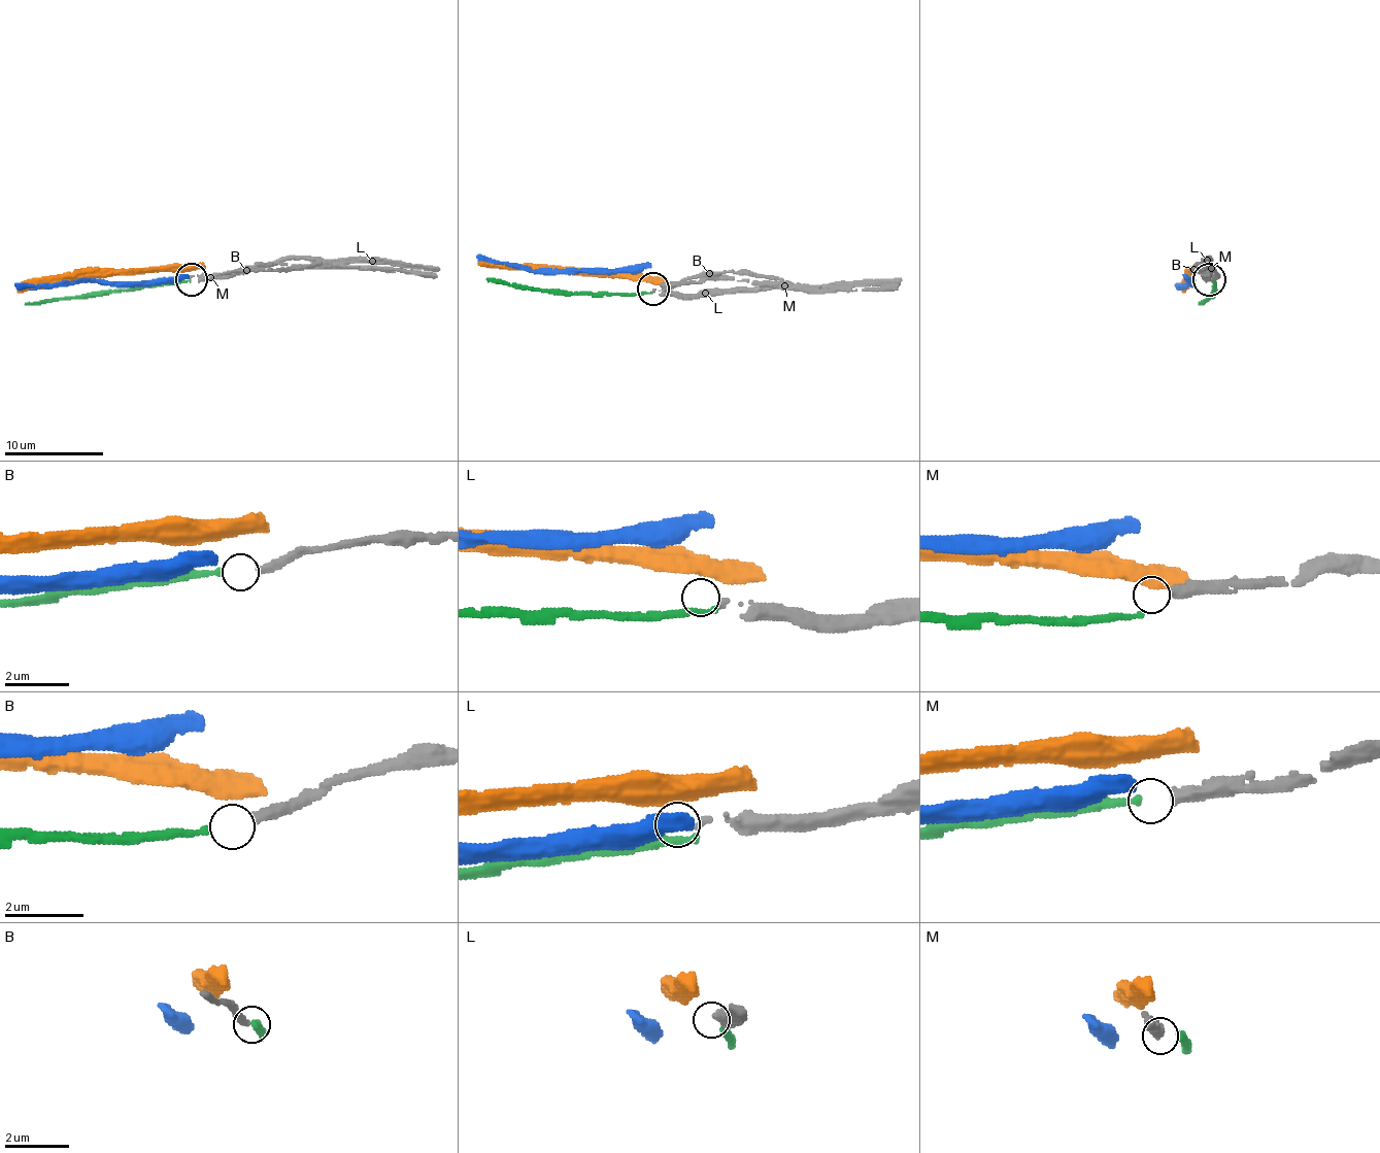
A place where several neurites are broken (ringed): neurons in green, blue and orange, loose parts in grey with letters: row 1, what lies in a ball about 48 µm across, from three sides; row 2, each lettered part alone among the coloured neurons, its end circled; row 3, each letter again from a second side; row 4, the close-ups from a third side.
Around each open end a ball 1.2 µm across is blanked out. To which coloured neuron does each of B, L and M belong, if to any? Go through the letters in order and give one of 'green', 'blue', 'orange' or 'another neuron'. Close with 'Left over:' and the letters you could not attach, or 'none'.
B: green
L: another neuron
M: another neuron
Left over: L, M

